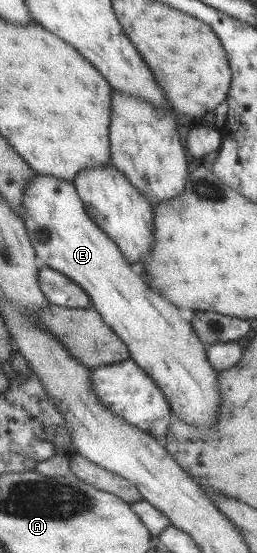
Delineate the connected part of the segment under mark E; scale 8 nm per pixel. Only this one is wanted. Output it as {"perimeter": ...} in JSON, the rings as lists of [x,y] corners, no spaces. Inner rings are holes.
{"perimeter":[[[35,173],[33,179],[30,179],[29,183],[23,188],[21,199],[22,204],[20,204],[19,215],[23,220],[23,225],[25,226],[32,248],[35,250],[35,256],[38,259],[39,264],[52,268],[52,270],[63,274],[66,278],[69,278],[72,282],[75,282],[80,288],[82,288],[82,290],[88,295],[88,298],[92,303],[92,308],[100,315],[102,322],[104,322],[104,324],[106,324],[106,326],[110,328],[110,330],[112,330],[112,332],[114,332],[114,334],[116,334],[116,336],[118,336],[118,338],[127,346],[129,358],[132,359],[133,362],[154,381],[154,384],[157,384],[157,387],[162,391],[166,402],[168,402],[170,406],[171,413],[178,418],[178,420],[190,424],[190,426],[194,426],[194,428],[210,428],[210,426],[214,424],[214,420],[216,420],[216,410],[218,410],[219,405],[217,371],[214,370],[208,360],[206,360],[206,346],[200,342],[197,334],[191,328],[190,323],[178,315],[178,308],[173,304],[170,304],[170,302],[168,302],[162,295],[153,291],[145,283],[140,272],[138,272],[138,270],[135,269],[135,266],[131,265],[125,259],[122,252],[120,252],[118,245],[113,240],[110,240],[110,237],[106,236],[106,233],[102,232],[102,229],[98,228],[98,225],[88,217],[72,181],[60,180],[58,177],[52,175]]]}

